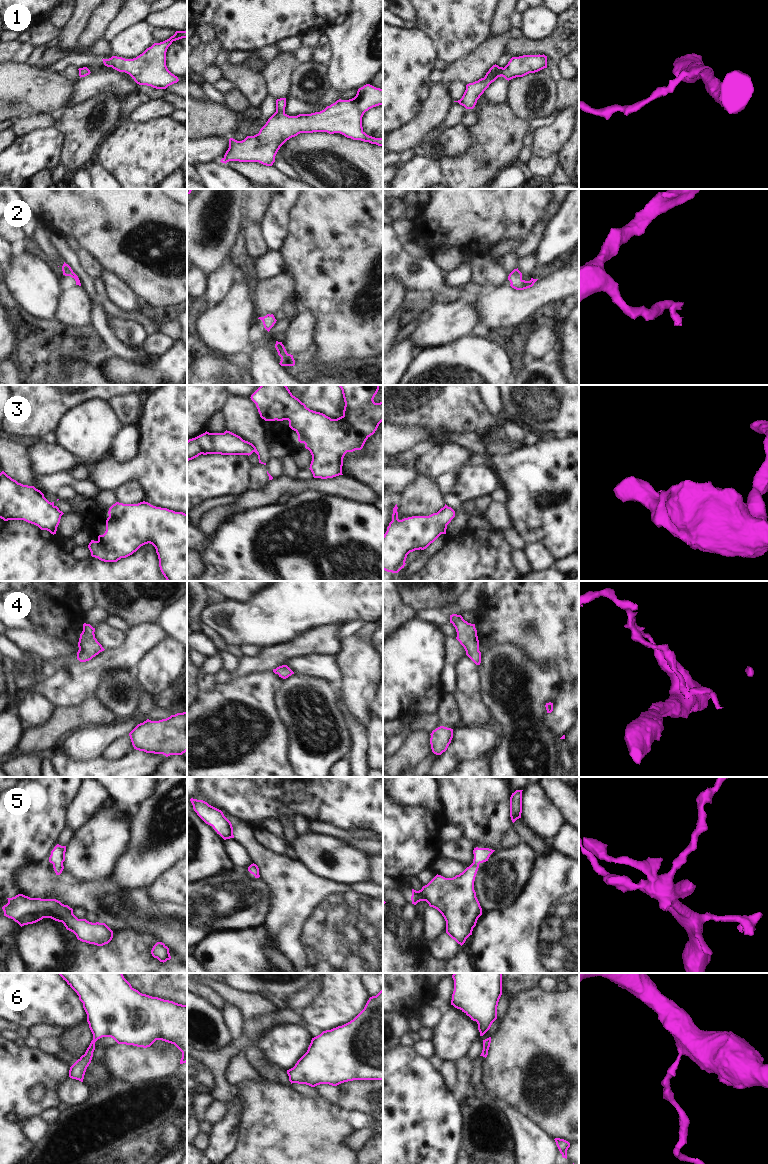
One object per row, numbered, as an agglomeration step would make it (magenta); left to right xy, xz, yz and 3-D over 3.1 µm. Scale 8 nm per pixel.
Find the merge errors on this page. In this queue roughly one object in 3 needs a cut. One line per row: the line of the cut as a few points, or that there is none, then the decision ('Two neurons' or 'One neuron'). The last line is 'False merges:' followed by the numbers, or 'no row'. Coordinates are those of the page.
1: No split. One neuron
2: No split. One neuron
3: Split along xy (51, 503), (58, 509). Two neurons
4: No split. One neuron
5: No split. One neuron
6: No split. One neuron
False merges: 3

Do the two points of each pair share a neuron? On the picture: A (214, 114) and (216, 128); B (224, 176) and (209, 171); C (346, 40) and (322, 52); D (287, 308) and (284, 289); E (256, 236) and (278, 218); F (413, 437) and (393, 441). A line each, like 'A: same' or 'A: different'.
A: same
B: same
C: different
D: different
E: different
F: same

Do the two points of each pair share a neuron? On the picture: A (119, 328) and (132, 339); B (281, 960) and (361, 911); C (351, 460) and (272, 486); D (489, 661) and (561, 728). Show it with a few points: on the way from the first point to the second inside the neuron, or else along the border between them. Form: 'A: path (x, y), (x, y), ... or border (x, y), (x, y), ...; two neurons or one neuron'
A: path (122, 329), (129, 336); one neuron
B: border (275, 948), (293, 962); two neurons
C: border (343, 474), (364, 484); two neurons
D: border (546, 713), (545, 724), (557, 735); two neurons

